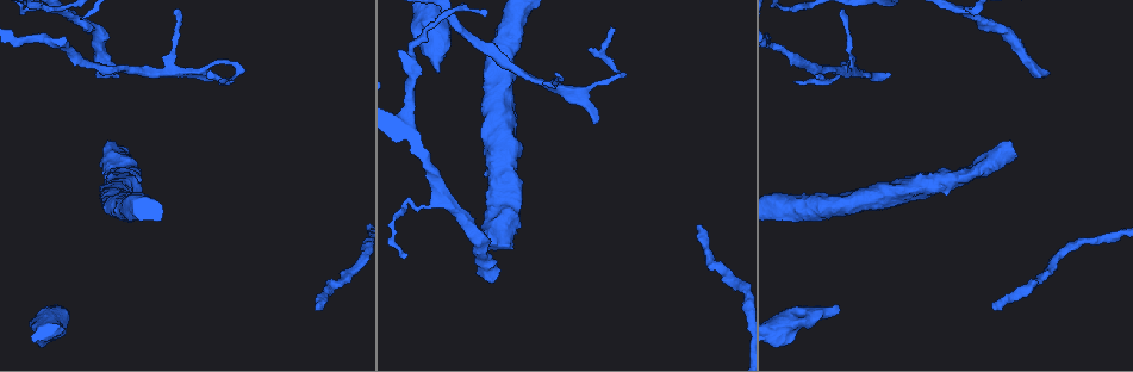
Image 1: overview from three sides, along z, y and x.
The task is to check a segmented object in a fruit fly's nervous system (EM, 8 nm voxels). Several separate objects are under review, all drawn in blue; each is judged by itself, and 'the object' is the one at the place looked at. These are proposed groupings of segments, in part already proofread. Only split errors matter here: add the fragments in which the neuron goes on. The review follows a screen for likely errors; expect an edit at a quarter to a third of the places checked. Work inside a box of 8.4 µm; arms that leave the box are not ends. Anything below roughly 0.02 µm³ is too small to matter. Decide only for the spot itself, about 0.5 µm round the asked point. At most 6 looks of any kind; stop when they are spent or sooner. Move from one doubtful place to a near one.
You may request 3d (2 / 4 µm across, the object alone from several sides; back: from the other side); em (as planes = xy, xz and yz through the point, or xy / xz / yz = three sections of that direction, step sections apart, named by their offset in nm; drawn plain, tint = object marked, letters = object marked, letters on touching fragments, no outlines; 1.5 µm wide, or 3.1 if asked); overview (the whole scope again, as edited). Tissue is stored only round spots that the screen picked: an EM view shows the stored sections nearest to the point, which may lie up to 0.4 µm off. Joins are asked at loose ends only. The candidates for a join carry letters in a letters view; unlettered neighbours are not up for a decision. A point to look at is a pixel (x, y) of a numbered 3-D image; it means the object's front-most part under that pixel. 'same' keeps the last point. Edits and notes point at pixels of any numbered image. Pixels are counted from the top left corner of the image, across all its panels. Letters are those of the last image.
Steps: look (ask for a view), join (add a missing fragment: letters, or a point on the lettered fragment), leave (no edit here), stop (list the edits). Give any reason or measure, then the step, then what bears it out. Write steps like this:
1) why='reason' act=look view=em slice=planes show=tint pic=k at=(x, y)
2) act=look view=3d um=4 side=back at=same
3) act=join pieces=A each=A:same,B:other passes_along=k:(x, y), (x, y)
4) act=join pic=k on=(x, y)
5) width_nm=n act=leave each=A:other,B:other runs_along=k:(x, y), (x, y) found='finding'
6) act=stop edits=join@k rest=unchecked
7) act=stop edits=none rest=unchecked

why='branch stops here' act=look view=em slice=planes show=letters pic=1 at=(839, 306)

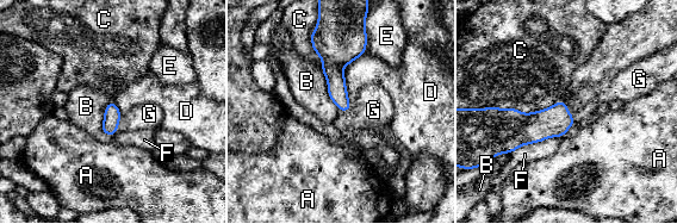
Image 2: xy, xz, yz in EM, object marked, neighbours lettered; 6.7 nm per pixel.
act=join pieces=G each=A:other,B:other,C:other,D:other,E:other,F:other,G:same passes_along=2:(112, 114), (118, 123), (149, 116) found='it goes on there'

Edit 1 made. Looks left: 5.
act=look view=overview

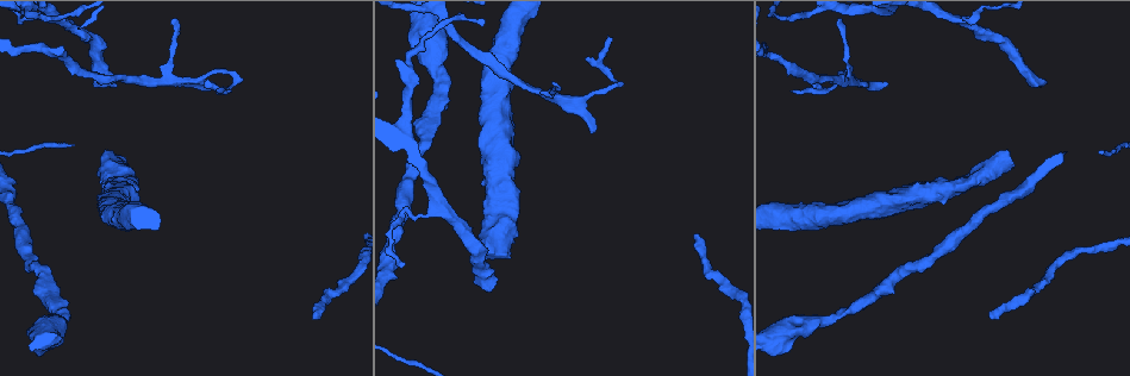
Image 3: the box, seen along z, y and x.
why='free end' act=look view=em slice=planes show=letters pic=3 at=(1005, 150)

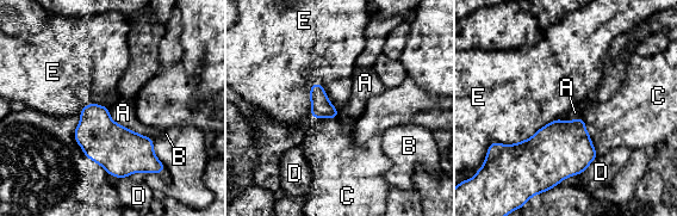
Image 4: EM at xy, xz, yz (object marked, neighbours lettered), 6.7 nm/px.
longest_contact=A:360nm act=join pieces=C each=A:other,B:other,C:same,D:other,E:other passes_along=4:(560, 149), (589, 136), (622, 121) found='it goes on there'

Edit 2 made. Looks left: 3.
why='end of a long branch' act=look view=3d um=2 pic=3 at=(492, 290)

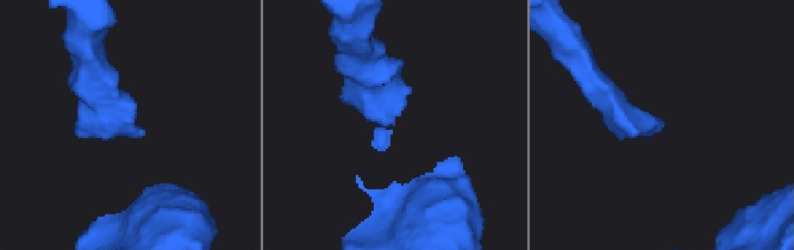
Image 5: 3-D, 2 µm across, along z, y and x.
act=look view=em slice=xy step=4 show=tint pic=5 at=(658, 126)

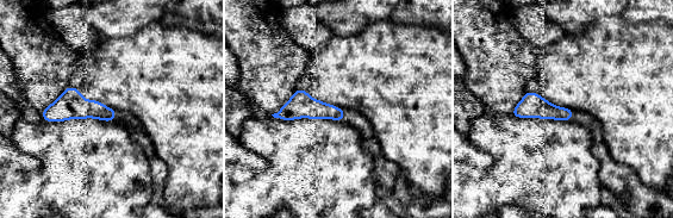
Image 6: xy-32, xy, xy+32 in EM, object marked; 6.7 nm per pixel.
act=look view=em slice=planes show=letters at=same

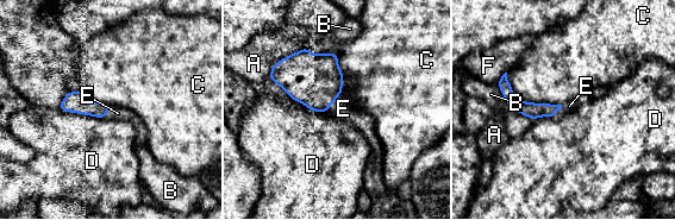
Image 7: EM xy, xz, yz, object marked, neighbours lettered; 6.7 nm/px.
act=join pieces=E each=A:other,B:other,C:other,D:other,E:same,F:other passes_along=7:(313, 80), (335, 101), (343, 108) found='the neuron continues'

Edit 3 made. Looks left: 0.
act=stop edits=join@2,join@4,join@7 rest=unchecked

